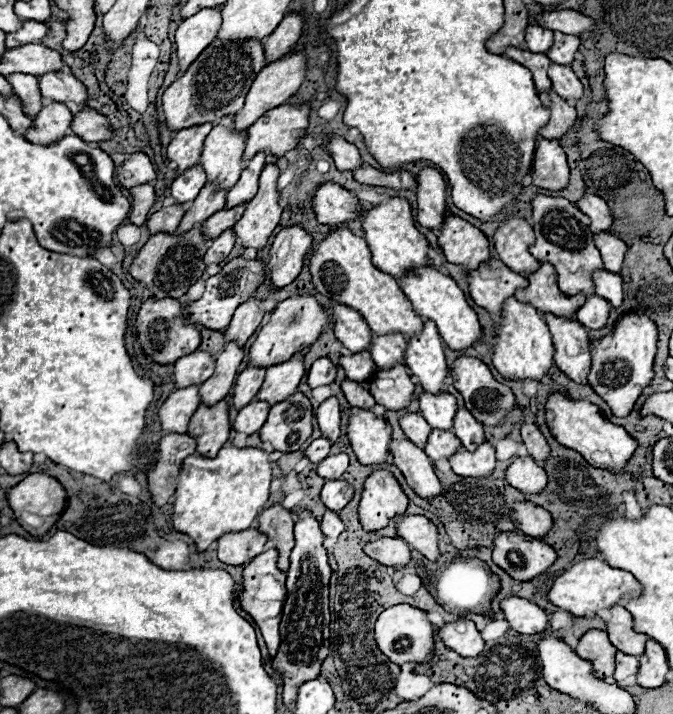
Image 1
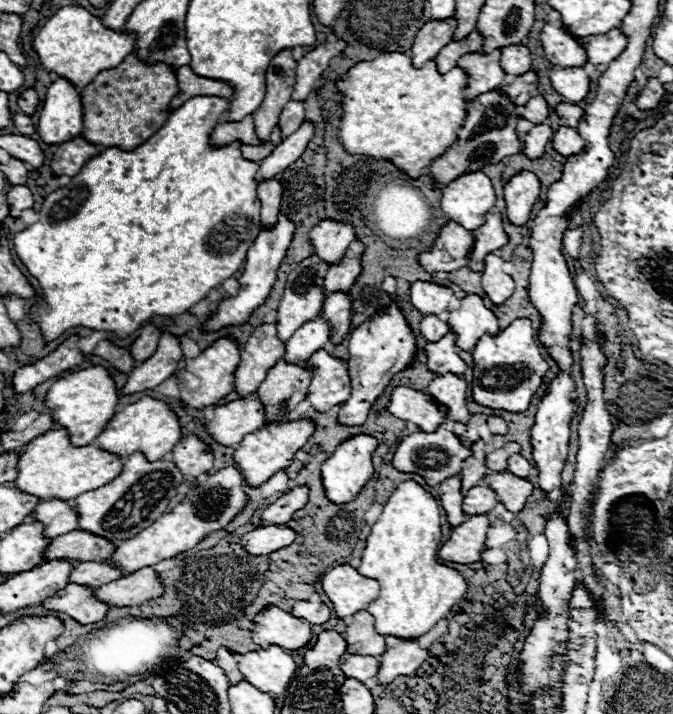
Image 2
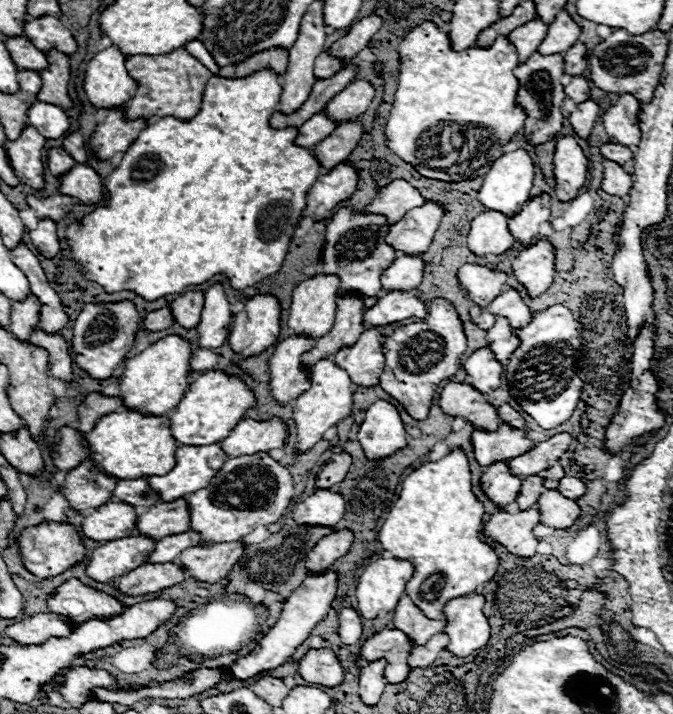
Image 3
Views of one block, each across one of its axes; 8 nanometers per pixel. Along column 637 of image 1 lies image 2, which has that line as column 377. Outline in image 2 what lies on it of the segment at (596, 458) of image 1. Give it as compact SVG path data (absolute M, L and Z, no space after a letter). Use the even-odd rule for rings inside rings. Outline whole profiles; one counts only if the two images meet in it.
M360 434L360 436L352 436L348 440L344 440L336 452L322 464L322 482L324 482L324 490L326 496L334 502L334 504L344 504L356 498L356 494L360 492L360 488L372 478L374 474L374 466L372 466L372 454L378 448L378 440L374 440L368 434Z

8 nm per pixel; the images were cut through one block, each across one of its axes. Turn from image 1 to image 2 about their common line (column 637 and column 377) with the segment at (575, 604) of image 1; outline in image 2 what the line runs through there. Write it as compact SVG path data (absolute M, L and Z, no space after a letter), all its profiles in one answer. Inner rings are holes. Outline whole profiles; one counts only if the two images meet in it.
M340 564L322 576L322 590L334 604L338 618L348 618L364 610L380 590L378 580L358 574L350 564Z

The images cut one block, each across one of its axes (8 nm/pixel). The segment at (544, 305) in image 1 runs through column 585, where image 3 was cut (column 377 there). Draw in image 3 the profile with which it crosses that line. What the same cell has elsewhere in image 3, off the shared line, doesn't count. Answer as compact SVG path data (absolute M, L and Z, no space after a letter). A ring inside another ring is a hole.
M346 294L338 298L338 308L336 308L336 322L332 330L316 340L316 346L302 354L302 364L306 368L312 368L318 360L330 358L336 354L342 346L354 344L358 336L364 332L364 314L366 308L372 308L378 302L380 296L366 298L366 296L356 296L356 294Z

